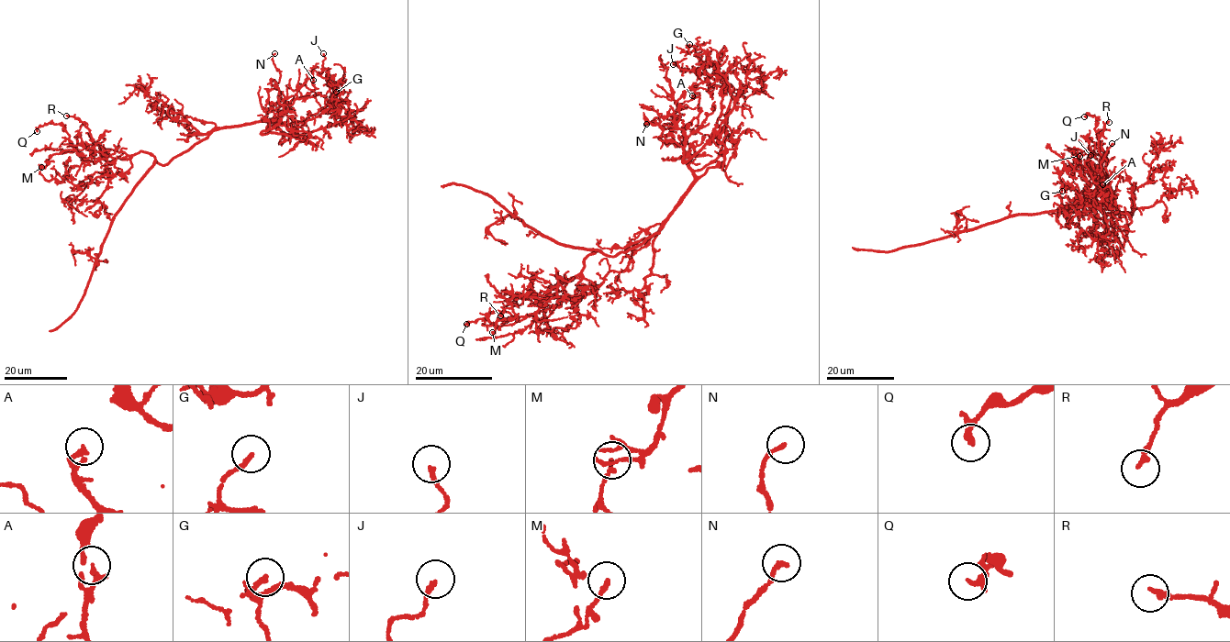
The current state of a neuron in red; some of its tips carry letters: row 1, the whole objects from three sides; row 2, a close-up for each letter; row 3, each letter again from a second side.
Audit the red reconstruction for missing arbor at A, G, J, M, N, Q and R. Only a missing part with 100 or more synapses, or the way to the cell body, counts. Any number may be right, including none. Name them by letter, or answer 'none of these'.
none of these

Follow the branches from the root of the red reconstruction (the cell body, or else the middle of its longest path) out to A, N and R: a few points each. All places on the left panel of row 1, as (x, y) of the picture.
A: (165, 164), (224, 127), (255, 123), (264, 117), (273, 120), (280, 105), (315, 89), (313, 80)
N: (165, 164), (224, 127), (277, 118), (279, 114), (268, 102), (268, 91), (280, 76), (272, 59), (274, 53)
R: (165, 164), (161, 164), (145, 152), (127, 155), (102, 148), (83, 124), (66, 116)

